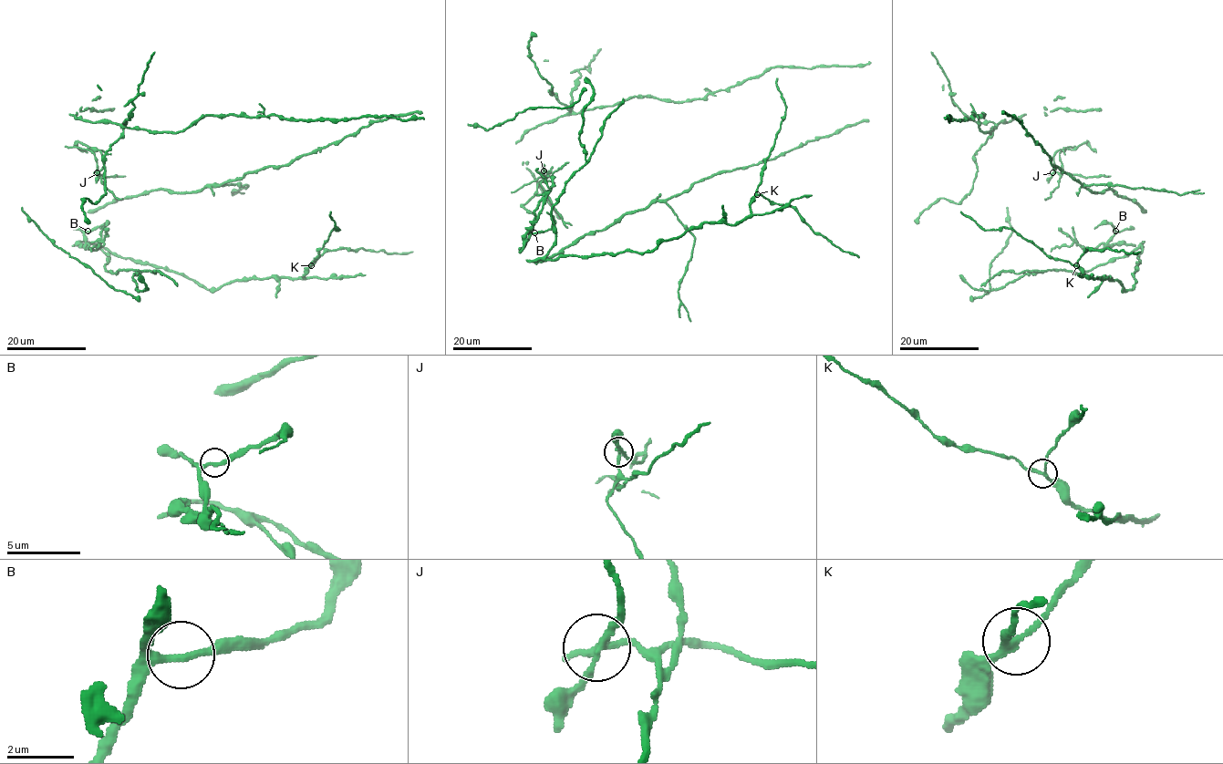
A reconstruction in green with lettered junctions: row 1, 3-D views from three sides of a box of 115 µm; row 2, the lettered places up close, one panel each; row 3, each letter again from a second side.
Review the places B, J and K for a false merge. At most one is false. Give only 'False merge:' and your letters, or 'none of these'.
False merge: J

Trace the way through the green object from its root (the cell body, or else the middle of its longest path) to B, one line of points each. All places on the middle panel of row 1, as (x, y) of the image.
B: (554, 176), (551, 190), (534, 211), (535, 218), (530, 231), (534, 232)

